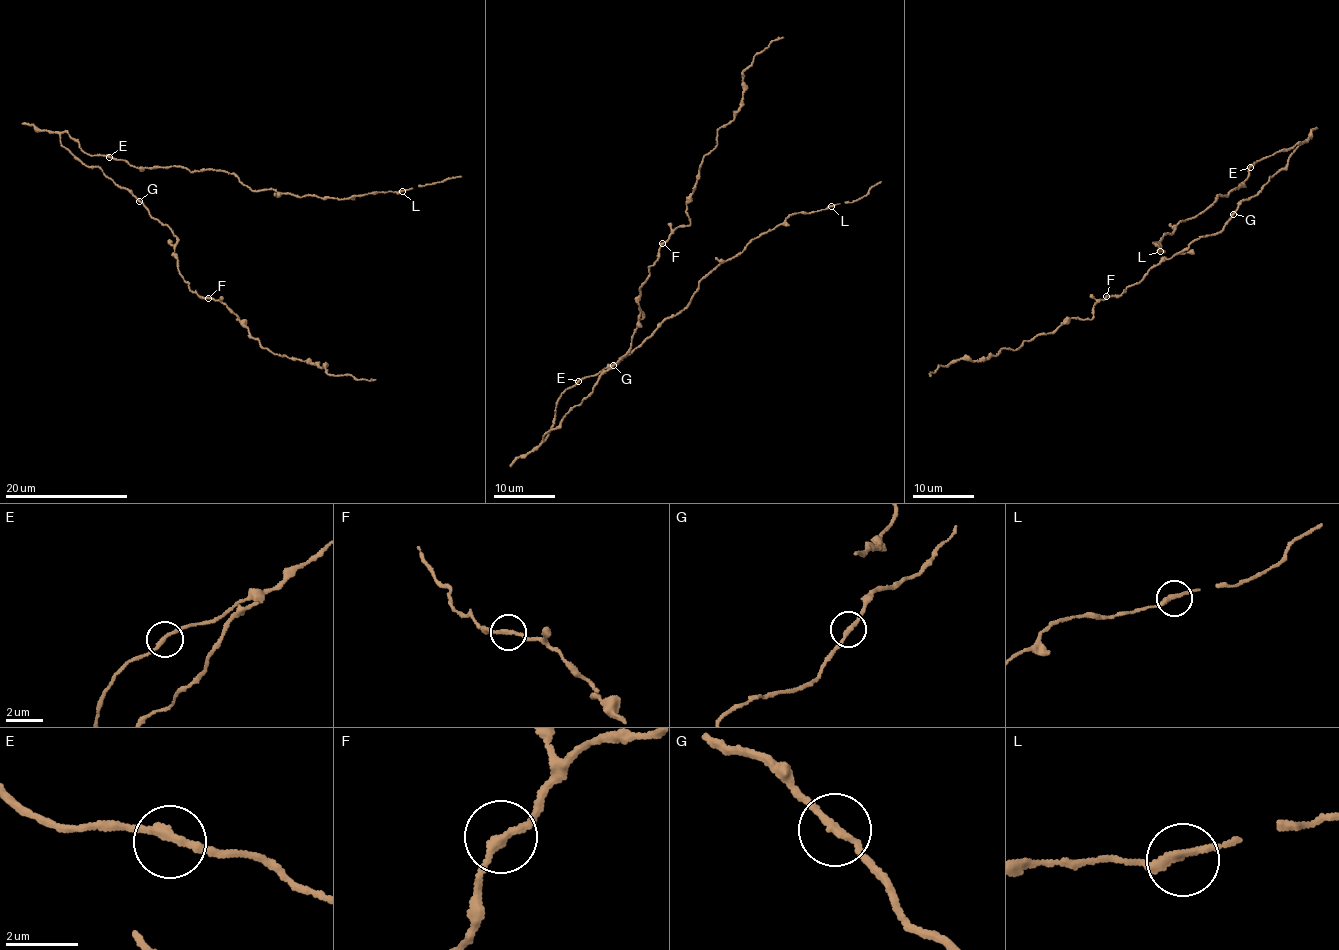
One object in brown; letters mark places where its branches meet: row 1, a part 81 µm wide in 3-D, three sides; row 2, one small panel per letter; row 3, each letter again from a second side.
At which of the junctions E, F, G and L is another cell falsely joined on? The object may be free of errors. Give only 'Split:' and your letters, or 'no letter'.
Split: no letter

